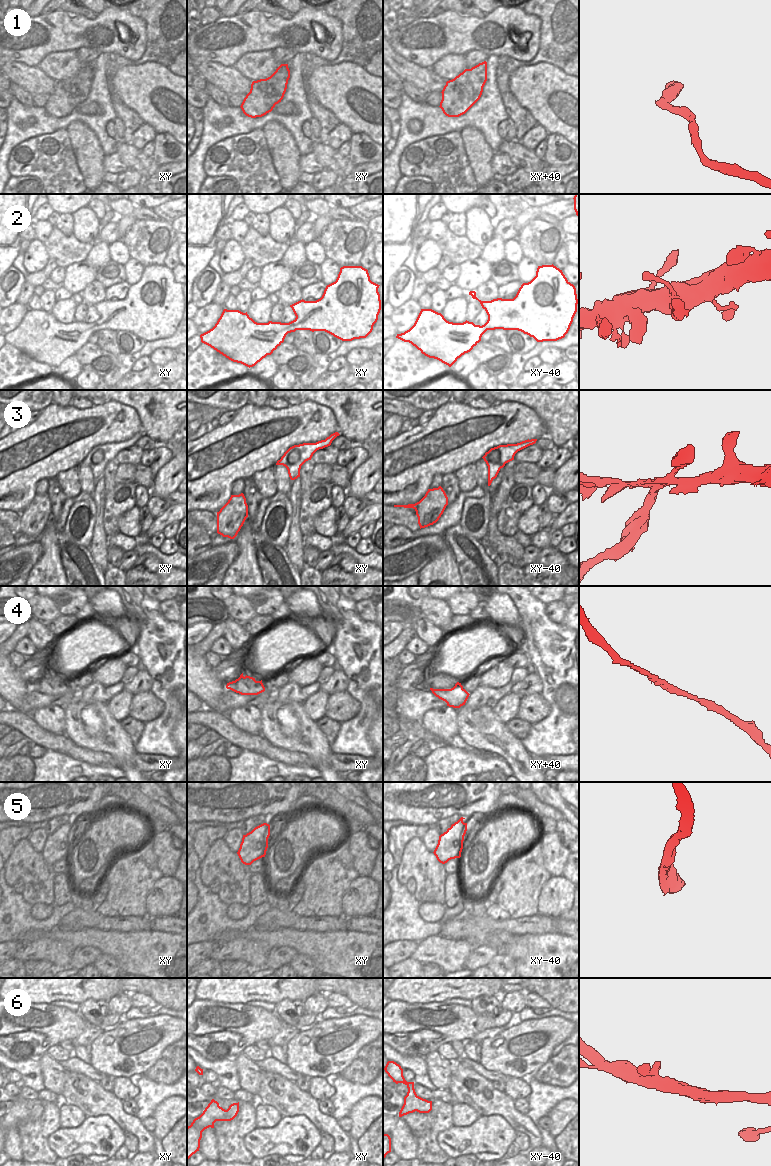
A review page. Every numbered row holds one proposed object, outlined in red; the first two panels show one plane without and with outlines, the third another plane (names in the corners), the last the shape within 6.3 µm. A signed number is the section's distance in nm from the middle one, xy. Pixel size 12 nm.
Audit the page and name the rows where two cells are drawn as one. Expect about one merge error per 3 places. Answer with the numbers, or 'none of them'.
1, 3

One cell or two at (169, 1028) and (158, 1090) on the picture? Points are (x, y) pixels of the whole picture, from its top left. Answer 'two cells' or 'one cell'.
two cells

